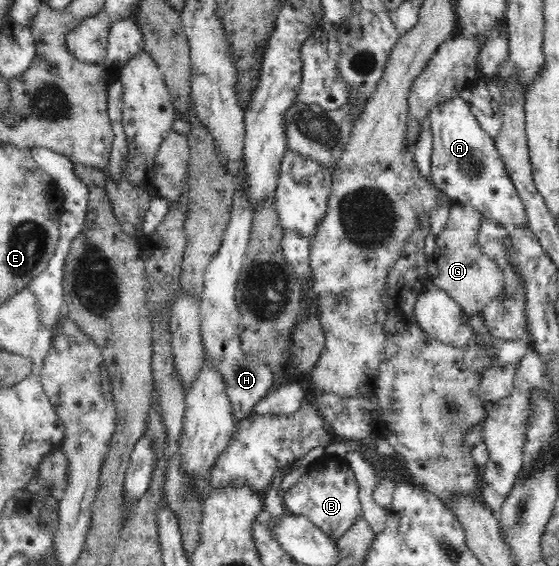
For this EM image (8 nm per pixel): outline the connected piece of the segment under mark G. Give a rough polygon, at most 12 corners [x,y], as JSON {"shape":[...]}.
{"shape":[[453,202],[437,235],[430,284],[468,318],[503,291],[477,244],[486,217]]}

